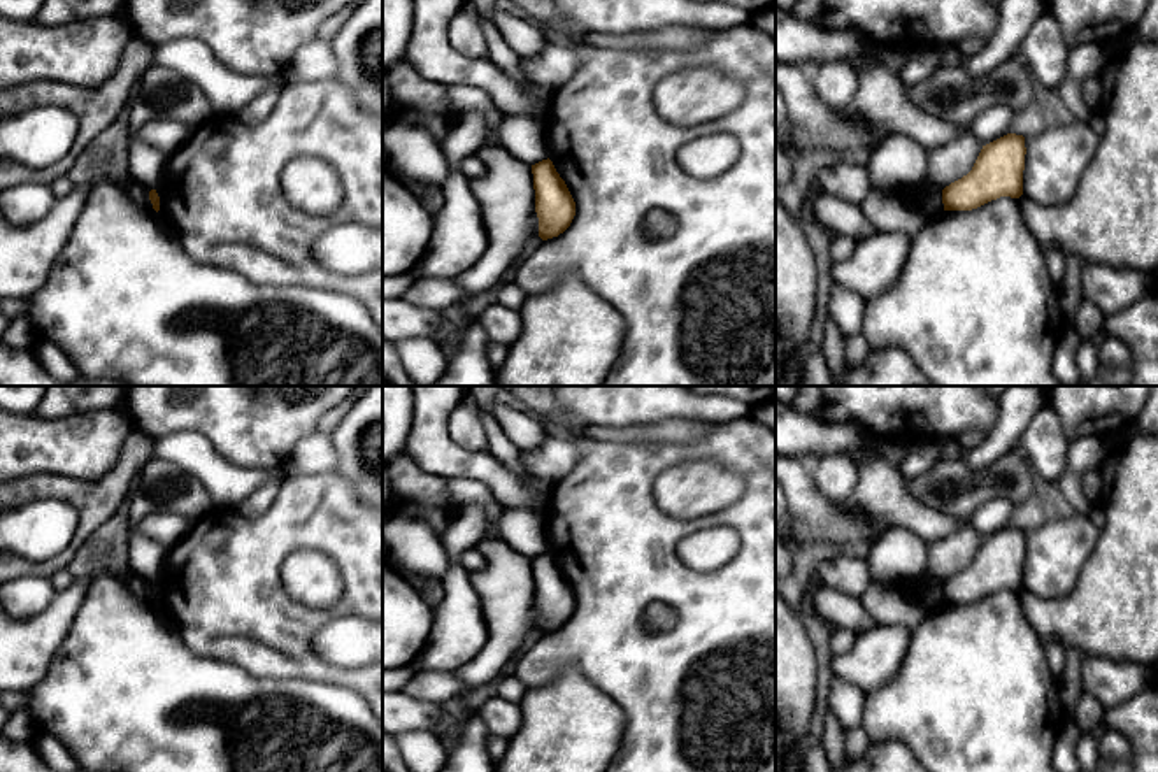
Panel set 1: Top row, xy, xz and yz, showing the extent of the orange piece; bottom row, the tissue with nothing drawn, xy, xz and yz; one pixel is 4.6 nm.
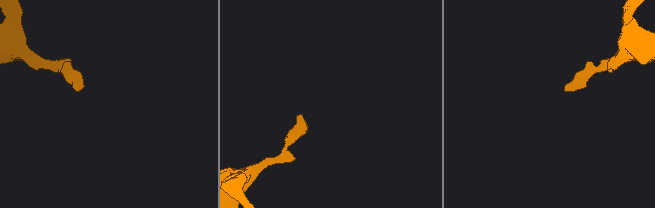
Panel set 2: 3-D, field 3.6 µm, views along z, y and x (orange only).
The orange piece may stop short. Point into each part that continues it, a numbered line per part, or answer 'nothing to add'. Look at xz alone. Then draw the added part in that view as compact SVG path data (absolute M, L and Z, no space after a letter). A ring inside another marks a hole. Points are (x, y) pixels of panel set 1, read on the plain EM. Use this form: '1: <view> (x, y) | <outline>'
nothing to add

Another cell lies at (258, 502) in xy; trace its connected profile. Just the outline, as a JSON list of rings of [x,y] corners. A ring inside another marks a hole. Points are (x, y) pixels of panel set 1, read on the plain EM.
[[[279,475],[270,477],[265,484],[256,488],[246,500],[242,500],[237,511],[246,518],[258,518],[265,514],[279,493],[281,481],[282,479]]]

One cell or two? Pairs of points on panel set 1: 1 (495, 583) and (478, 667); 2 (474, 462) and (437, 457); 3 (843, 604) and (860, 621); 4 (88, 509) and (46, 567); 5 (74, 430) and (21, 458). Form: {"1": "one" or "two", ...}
{"1": "one", "2": "one", "3": "one", "4": "one", "5": "one"}

